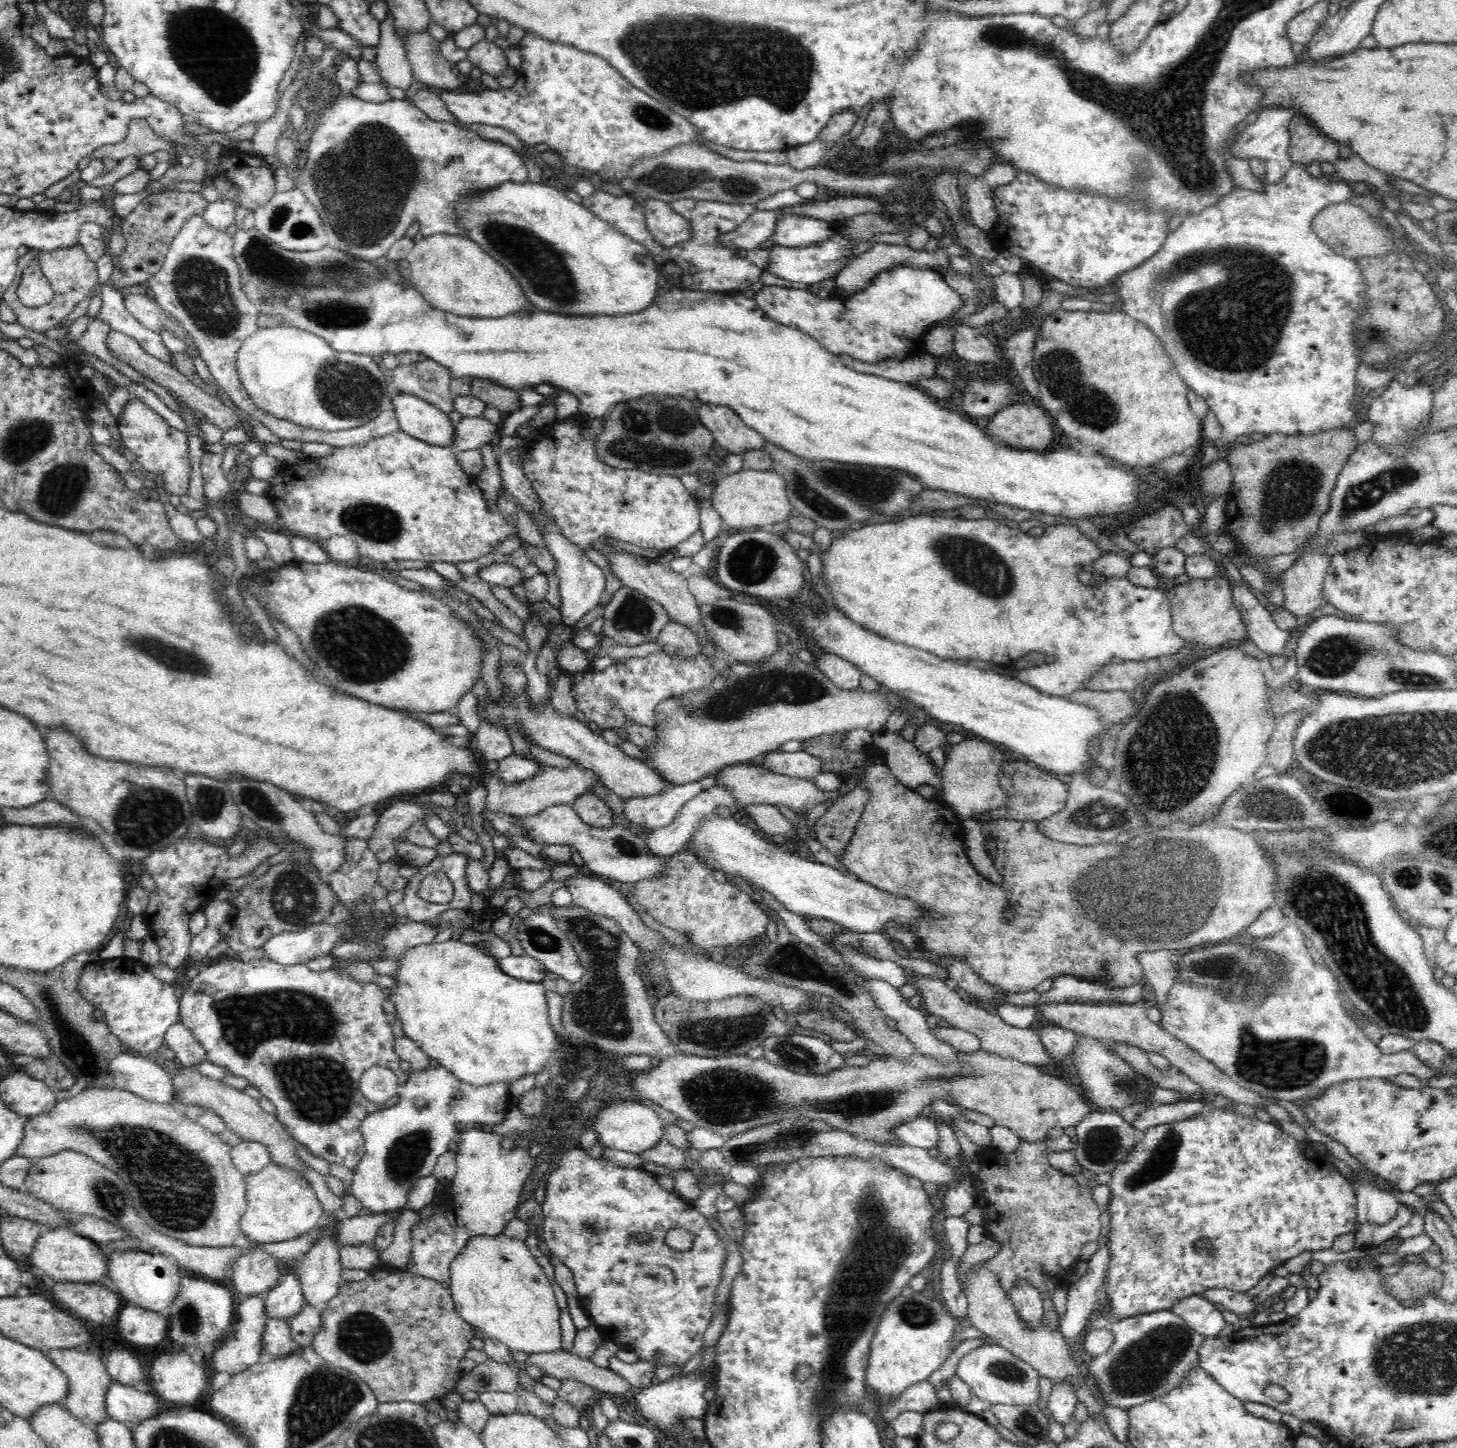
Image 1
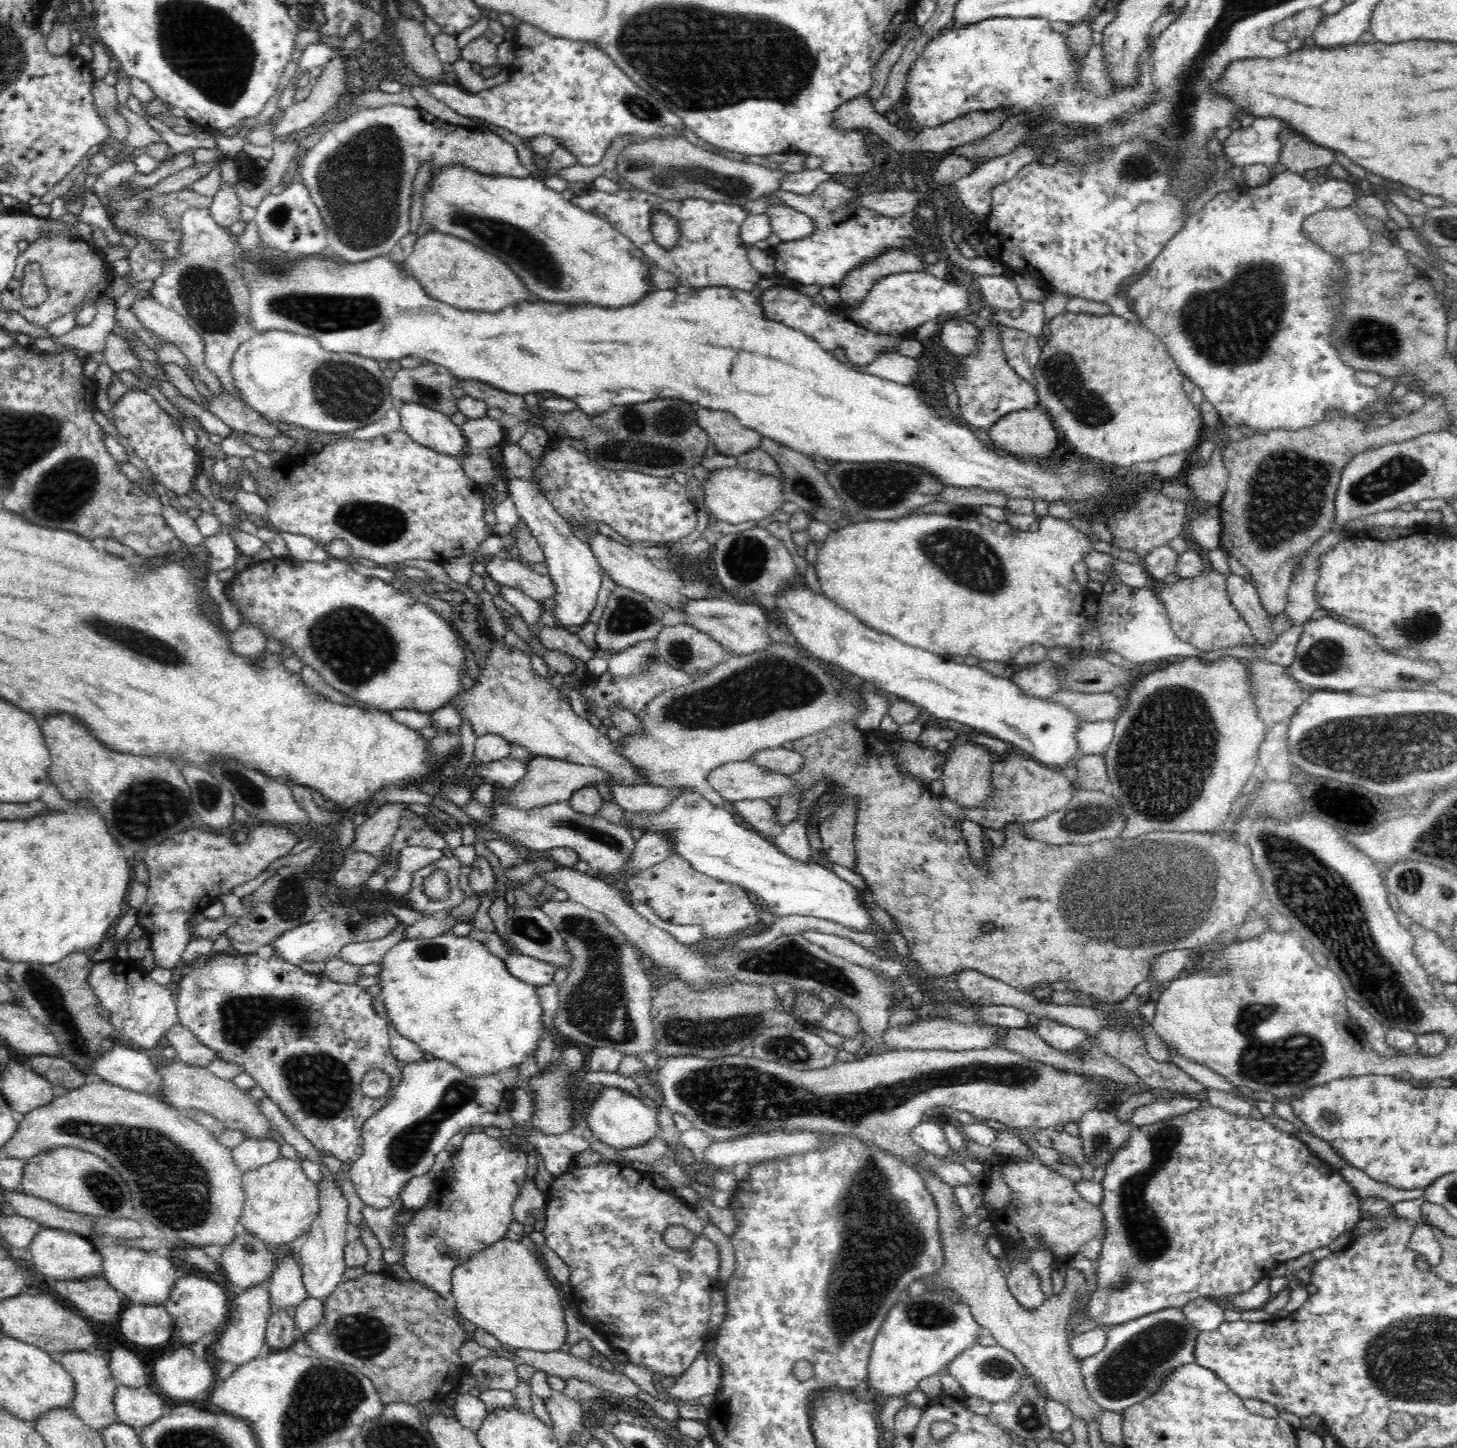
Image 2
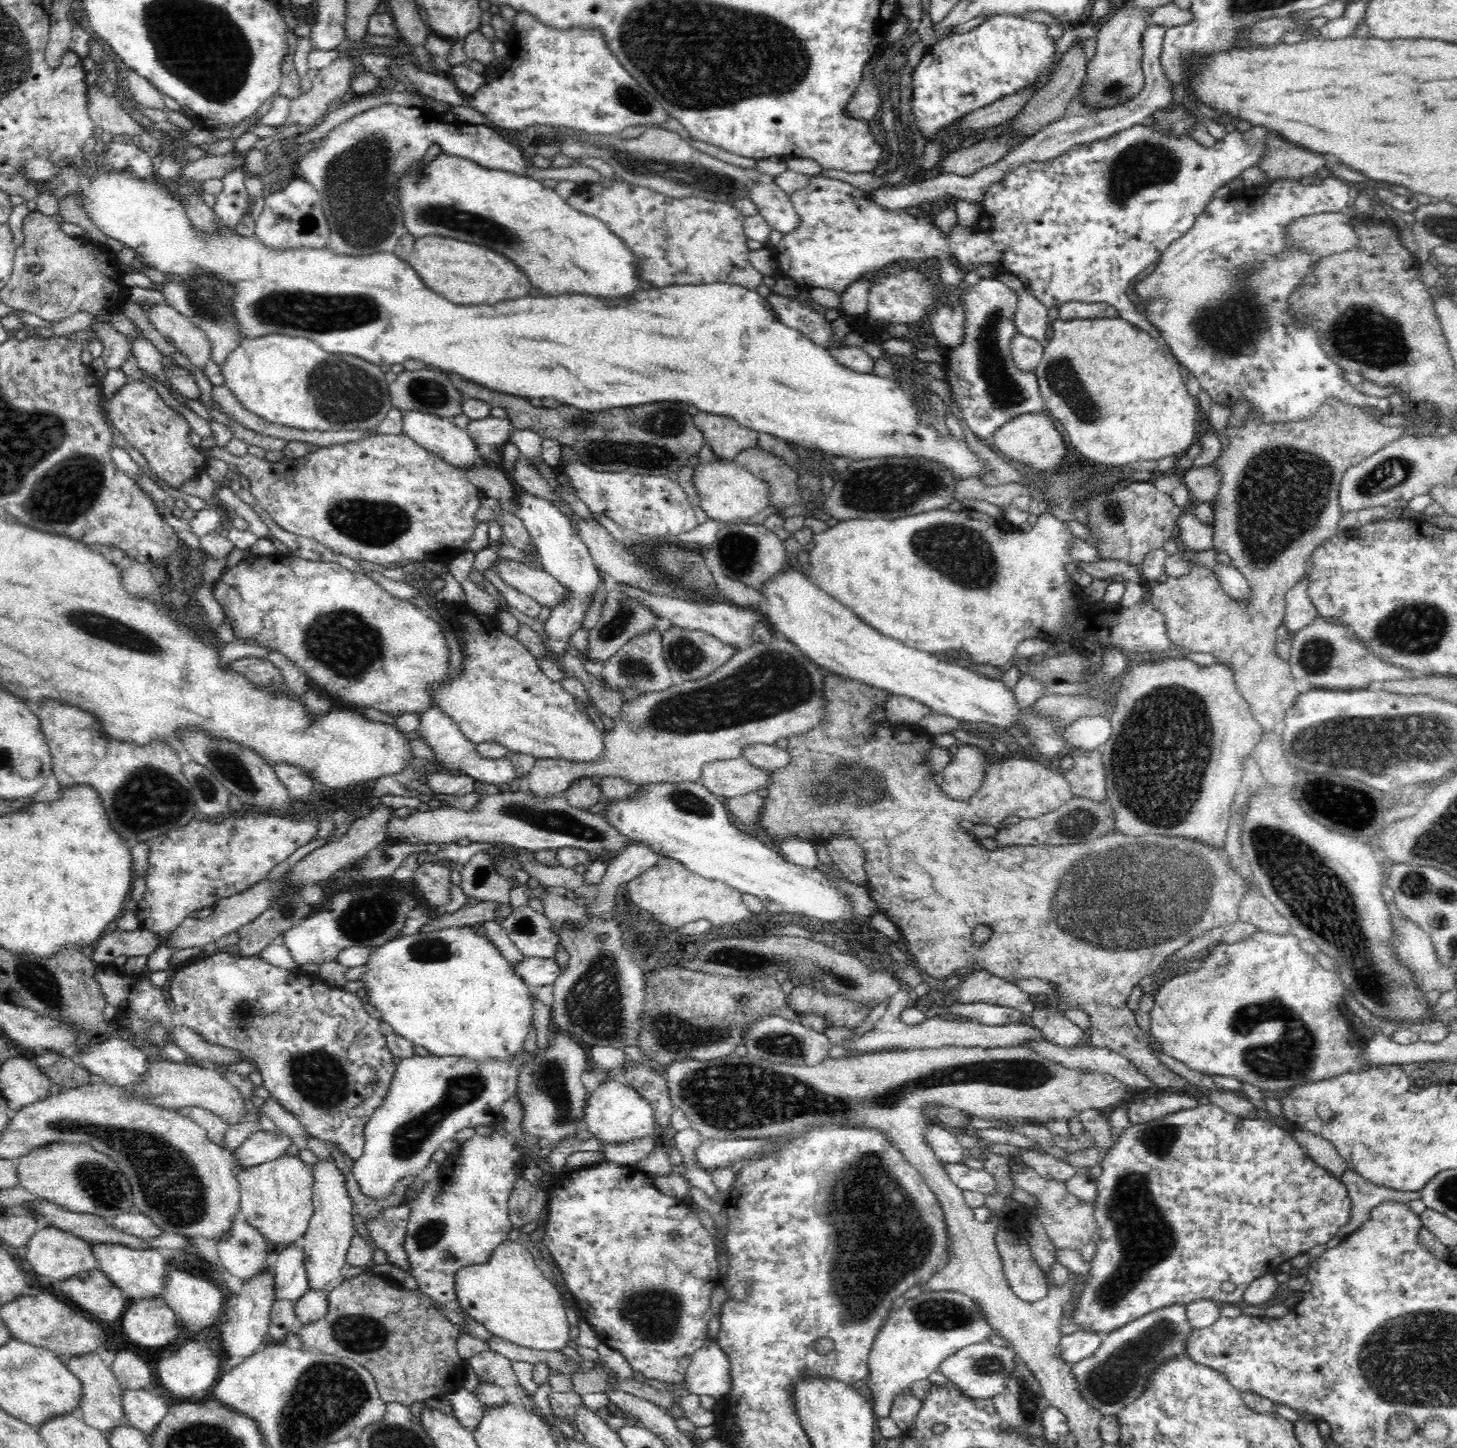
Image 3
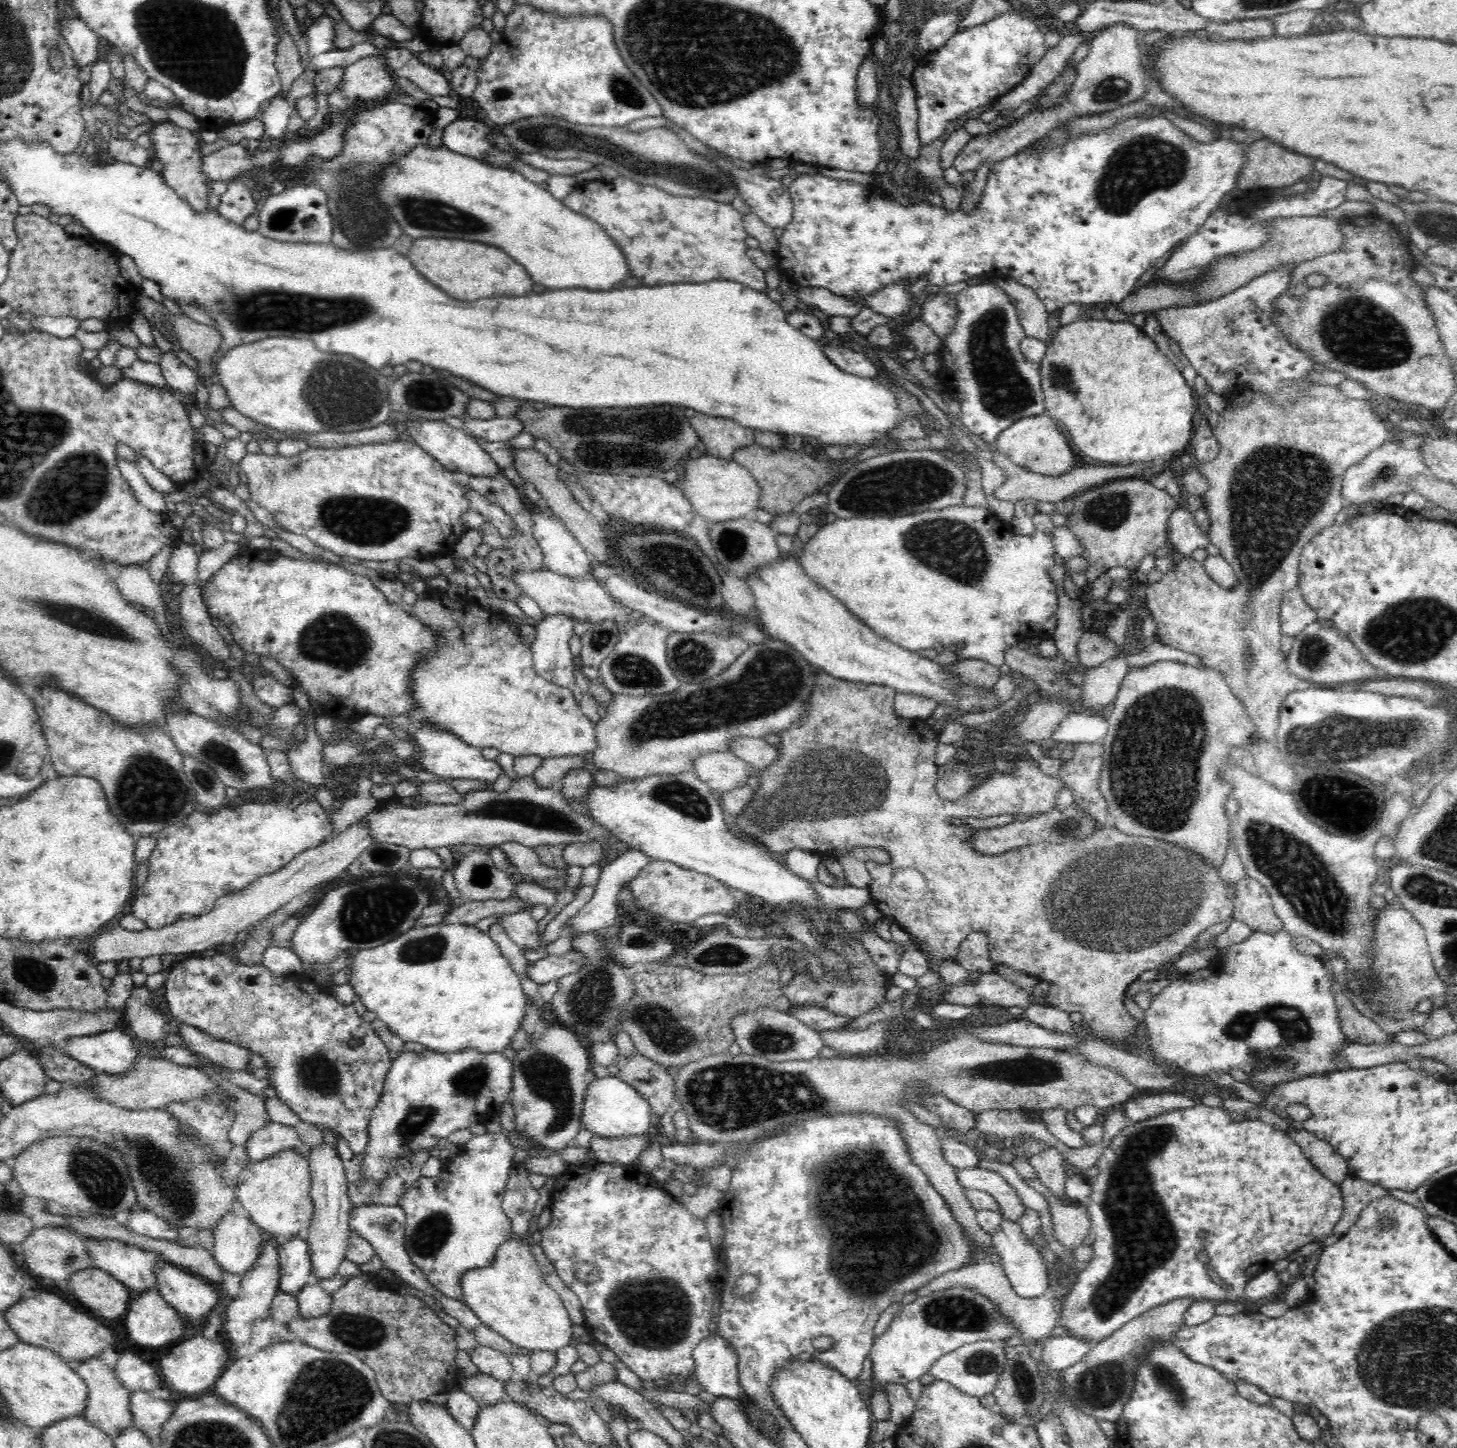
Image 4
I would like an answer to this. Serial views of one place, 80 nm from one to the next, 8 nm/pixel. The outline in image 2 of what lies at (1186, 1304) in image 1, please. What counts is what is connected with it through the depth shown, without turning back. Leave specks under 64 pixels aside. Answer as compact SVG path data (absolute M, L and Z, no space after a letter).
M1198 1298L1181 1309L1192 1328L1198 1331L1216 1330L1225 1320L1224 1306L1212 1299Z

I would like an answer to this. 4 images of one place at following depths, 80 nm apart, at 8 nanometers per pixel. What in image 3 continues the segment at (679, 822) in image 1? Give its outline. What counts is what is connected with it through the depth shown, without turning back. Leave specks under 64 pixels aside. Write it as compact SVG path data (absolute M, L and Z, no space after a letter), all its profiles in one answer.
M634 841L620 854L608 862L606 874L599 883L599 893L586 909L590 915L598 915L602 919L614 919L616 914L616 895L630 880L652 868L662 856L656 853L644 841Z

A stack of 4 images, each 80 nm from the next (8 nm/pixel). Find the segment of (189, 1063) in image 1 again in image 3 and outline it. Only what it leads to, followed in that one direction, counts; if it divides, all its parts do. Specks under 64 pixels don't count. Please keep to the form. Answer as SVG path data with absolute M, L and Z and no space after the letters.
M176 1026L170 1032L172 1033L171 1042L186 1052L190 1060L214 1062L217 1065L242 1061L239 1050L230 1050L219 1044L206 1042L200 1034L188 1029L186 1026Z

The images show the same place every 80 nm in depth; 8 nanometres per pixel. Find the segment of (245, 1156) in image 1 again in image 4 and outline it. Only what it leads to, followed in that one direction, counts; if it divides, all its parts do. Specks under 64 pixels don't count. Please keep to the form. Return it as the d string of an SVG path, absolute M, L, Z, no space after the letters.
M271 1121L260 1130L253 1132L245 1144L249 1163L260 1162L282 1150L295 1148L298 1148L298 1151L308 1158L310 1147L300 1140L297 1130Z

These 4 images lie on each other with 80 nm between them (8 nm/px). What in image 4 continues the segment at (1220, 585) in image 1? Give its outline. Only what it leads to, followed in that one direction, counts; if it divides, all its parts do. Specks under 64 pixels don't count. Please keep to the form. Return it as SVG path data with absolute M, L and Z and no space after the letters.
M1320 383L1304 384L1303 390L1299 391L1299 396L1293 401L1293 404L1288 407L1274 407L1274 403L1270 401L1270 397L1266 397L1264 393L1254 393L1253 400L1246 407L1241 409L1231 409L1220 416L1217 425L1213 428L1213 435L1220 443L1220 450L1216 454L1216 458L1204 464L1192 465L1198 469L1206 479L1208 479L1208 490L1202 496L1204 508L1209 514L1209 538L1210 543L1220 549L1221 556L1224 557L1238 577L1238 586L1232 590L1222 588L1217 582L1212 580L1212 577L1206 572L1203 564L1194 560L1192 557L1185 556L1180 558L1178 564L1174 566L1172 572L1165 574L1159 582L1147 583L1146 602L1149 611L1154 615L1154 621L1158 625L1158 640L1172 647L1178 648L1190 654L1200 655L1202 657L1202 669L1214 669L1220 671L1220 674L1226 677L1232 693L1240 699L1248 717L1252 719L1252 723L1256 725L1256 734L1254 740L1264 740L1265 742L1277 741L1276 732L1278 732L1278 716L1280 716L1280 706L1286 698L1286 694L1290 694L1296 688L1298 679L1295 674L1289 669L1287 657L1280 649L1280 604L1282 604L1283 594L1298 586L1300 580L1300 558L1302 558L1302 550L1304 546L1310 543L1316 535L1320 534L1320 530L1328 528L1334 524L1336 514L1344 508L1345 503L1342 494L1343 476L1350 466L1354 466L1358 462L1362 462L1372 450L1380 448L1391 435L1394 436L1394 430L1390 429L1382 418L1374 413L1370 402L1367 400L1355 400L1347 398L1340 392L1338 386L1323 385Z

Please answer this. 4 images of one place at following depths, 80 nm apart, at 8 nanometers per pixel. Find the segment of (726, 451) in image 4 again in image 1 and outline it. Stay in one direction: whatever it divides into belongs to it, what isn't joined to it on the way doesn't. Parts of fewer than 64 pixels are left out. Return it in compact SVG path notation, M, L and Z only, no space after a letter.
M702 404L697 408L702 424L712 432L714 440L731 454L764 449L767 440L753 428L746 426L736 411L728 406Z

